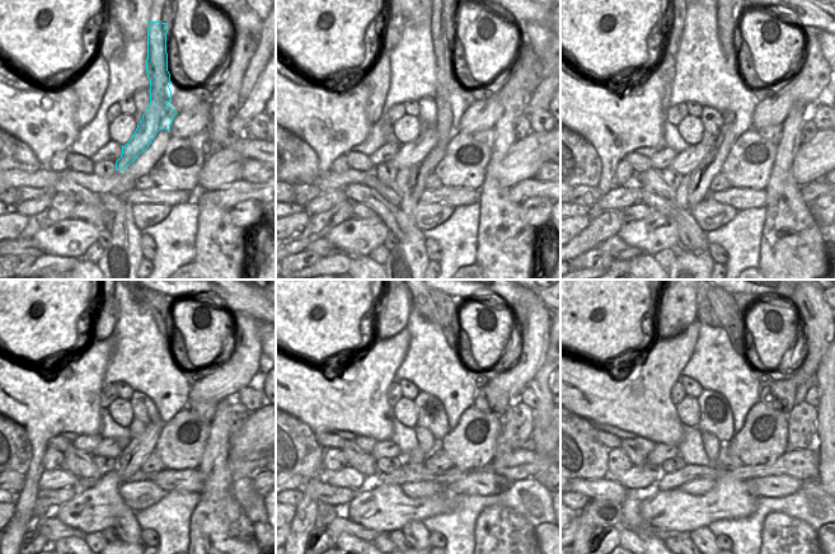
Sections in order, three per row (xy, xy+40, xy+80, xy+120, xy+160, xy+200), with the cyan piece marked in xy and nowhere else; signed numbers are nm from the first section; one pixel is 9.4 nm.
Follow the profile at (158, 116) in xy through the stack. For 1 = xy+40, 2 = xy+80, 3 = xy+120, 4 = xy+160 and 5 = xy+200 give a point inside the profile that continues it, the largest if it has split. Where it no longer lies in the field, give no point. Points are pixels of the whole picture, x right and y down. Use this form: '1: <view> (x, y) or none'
1: xy+40 (421, 156)
2: xy+80 (698, 160)
3: xy+120 (137, 449)
4: xy+160 (386, 449)
5: xy+200 (661, 452)

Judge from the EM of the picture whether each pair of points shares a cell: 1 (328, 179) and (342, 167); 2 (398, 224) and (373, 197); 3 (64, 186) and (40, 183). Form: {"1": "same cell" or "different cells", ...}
{"1": "different cells", "2": "same cell", "3": "different cells"}

